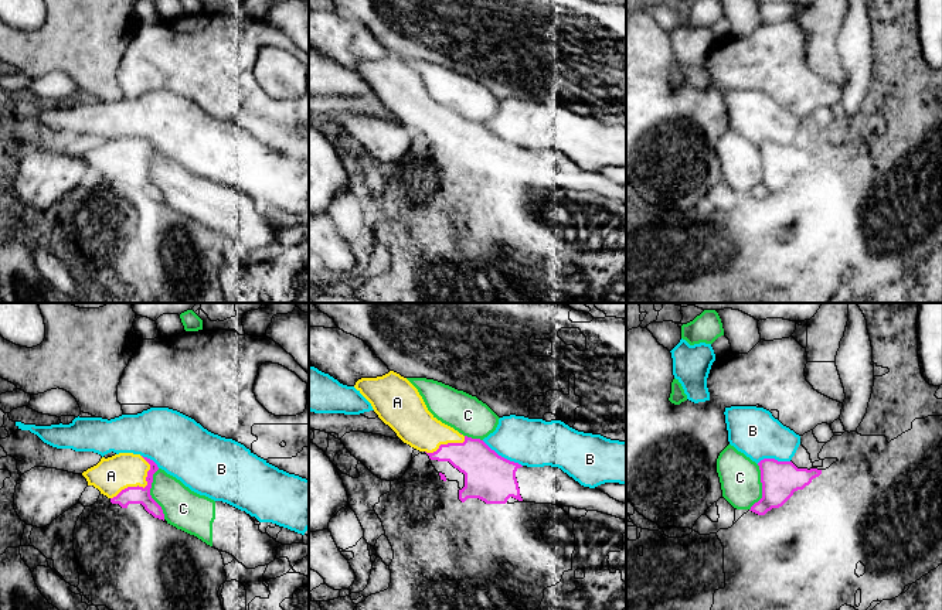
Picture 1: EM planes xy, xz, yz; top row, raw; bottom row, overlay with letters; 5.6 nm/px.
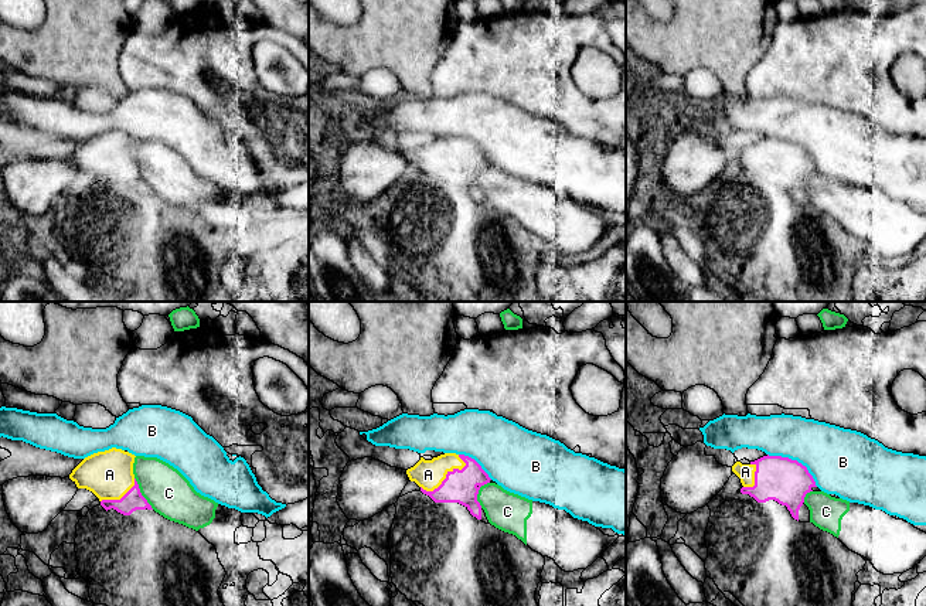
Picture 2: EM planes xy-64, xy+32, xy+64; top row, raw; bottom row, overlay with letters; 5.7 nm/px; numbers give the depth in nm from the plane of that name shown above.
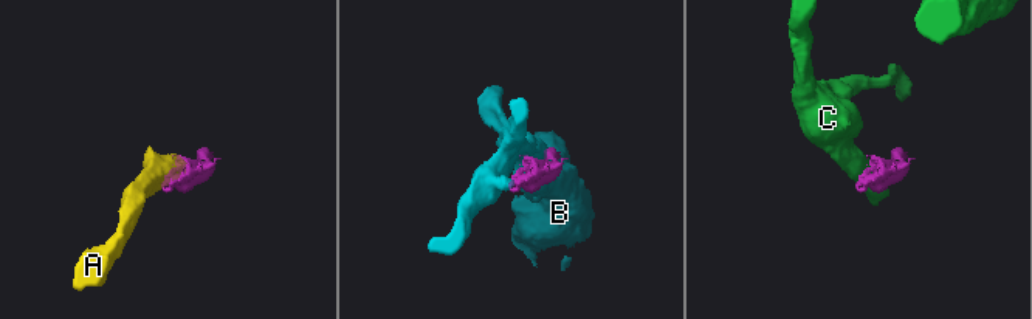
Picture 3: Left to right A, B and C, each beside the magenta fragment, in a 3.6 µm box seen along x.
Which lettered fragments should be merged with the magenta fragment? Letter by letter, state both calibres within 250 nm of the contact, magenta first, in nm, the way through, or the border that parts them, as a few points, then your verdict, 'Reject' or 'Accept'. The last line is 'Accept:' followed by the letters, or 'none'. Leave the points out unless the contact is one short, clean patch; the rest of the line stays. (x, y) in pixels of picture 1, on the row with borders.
A: Thickness 100 nm (magenta) against 200 nm. Accept
B: Thickness 280 nm (magenta) against 280 nm. Reject
C: Thickness 100 nm (magenta) against 220 nm. Reject
Accept: A

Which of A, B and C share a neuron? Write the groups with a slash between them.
A / B / C

